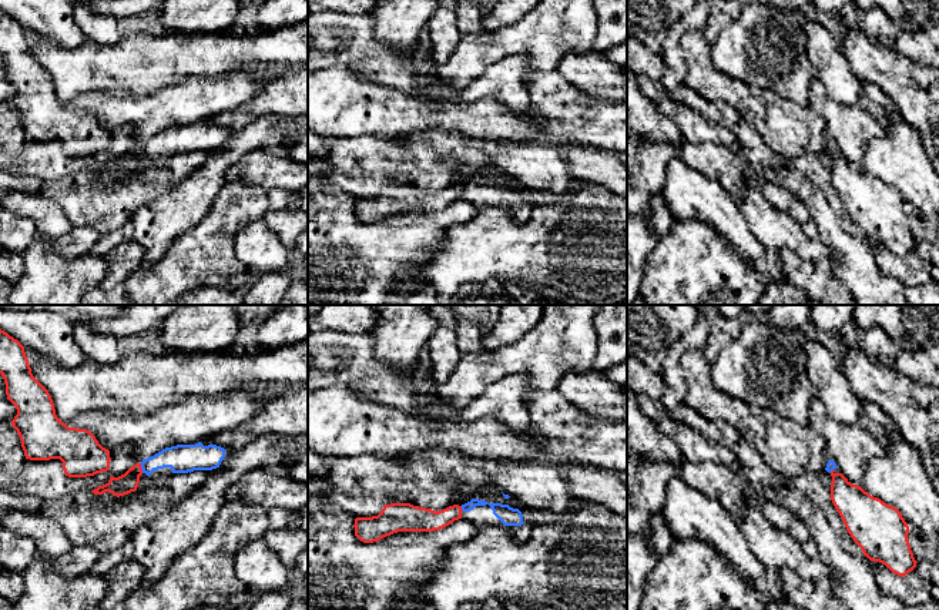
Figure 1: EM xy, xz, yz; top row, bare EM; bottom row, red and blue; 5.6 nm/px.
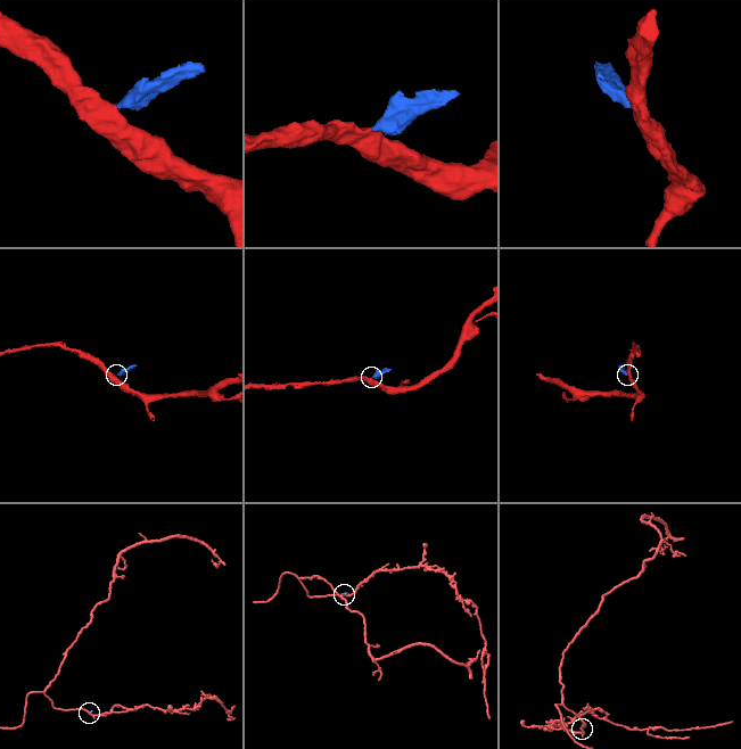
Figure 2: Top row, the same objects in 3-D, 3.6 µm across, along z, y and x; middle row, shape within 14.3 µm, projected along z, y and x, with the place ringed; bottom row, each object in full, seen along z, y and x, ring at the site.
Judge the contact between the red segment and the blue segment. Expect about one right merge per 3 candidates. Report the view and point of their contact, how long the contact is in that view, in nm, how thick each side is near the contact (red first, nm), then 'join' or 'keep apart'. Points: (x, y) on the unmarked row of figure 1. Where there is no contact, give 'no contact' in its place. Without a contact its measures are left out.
xy (140, 148) | 60 nm | 120/160 nm | keep apart

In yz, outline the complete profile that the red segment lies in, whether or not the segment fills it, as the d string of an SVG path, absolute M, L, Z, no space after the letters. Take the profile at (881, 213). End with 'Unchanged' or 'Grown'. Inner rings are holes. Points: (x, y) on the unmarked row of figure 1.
M831 152L831 181L863 237L903 258L916 248L908 221L909 207L901 192Z. Unchanged

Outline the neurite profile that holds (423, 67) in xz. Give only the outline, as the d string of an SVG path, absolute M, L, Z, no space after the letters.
M425 26L416 41L413 54L413 74L416 76L416 90L406 93L419 100L435 100L430 93L430 84L437 67L432 61L432 40L427 27Z

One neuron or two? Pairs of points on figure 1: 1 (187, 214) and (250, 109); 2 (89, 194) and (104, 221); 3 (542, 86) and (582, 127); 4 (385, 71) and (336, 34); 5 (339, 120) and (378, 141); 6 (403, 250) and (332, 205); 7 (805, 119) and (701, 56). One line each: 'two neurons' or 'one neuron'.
1: two neurons
2: one neuron
3: one neuron
4: one neuron
5: two neurons
6: one neuron
7: one neuron

